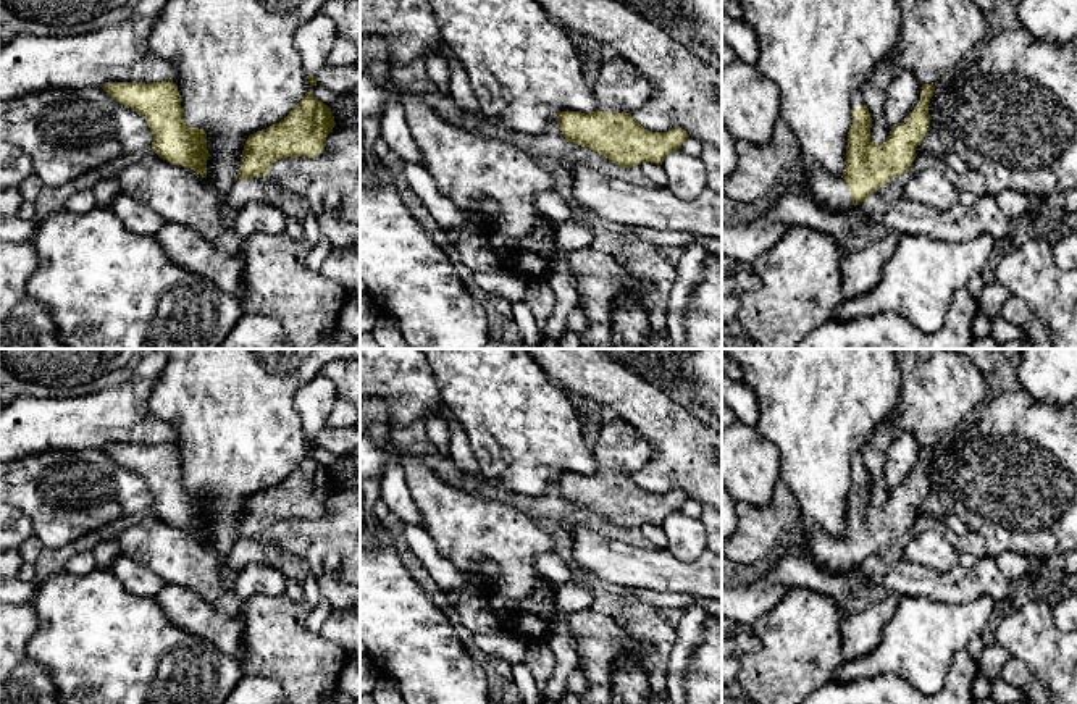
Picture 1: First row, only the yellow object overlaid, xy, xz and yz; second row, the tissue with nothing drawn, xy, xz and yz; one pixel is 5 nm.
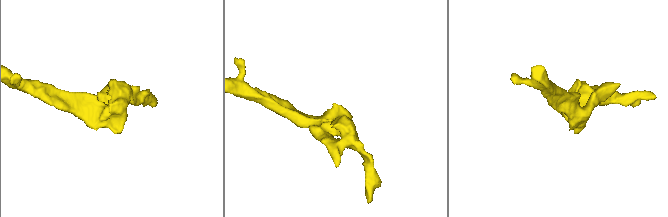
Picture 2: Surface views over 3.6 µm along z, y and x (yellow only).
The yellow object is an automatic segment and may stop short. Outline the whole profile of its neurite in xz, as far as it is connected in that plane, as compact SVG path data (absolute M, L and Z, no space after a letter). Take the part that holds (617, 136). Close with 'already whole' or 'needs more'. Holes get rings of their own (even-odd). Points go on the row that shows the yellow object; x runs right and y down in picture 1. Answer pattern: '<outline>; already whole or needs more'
M617 57L602 63L591 84L596 97L593 113L567 110L557 115L567 140L589 147L618 166L631 168L646 161L662 165L689 137L681 128L647 131L631 116L649 100L651 86L630 61Z; needs more

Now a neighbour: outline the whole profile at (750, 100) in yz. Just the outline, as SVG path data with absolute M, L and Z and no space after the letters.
M738 58L722 69L722 124L736 142L769 144L778 118L780 95L773 81Z

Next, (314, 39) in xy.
M318 11L294 34L294 45L307 76L315 76L325 65L337 39L334 23Z

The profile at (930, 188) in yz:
M927 168L912 174L904 186L904 197L945 212L959 203L961 184L948 179L940 170Z

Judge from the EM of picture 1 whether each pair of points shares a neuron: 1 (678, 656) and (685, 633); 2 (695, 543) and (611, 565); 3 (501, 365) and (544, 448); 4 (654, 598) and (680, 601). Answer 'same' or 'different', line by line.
1: same
2: different
3: same
4: same

